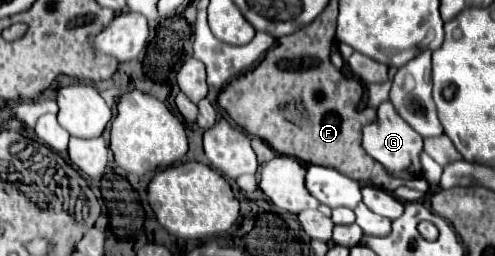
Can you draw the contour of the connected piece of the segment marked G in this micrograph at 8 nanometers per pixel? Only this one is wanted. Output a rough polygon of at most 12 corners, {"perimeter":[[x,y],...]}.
{"perimeter":[[391,102],[363,128],[363,148],[391,176],[415,178],[423,138]]}

